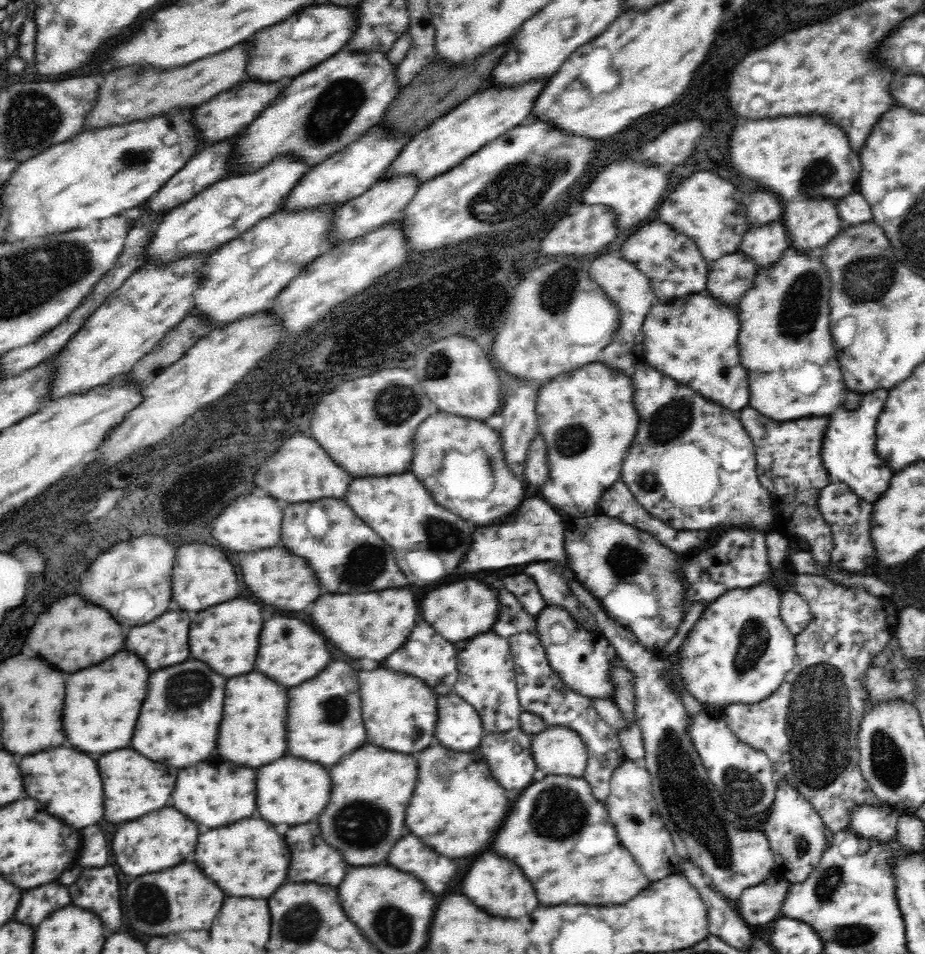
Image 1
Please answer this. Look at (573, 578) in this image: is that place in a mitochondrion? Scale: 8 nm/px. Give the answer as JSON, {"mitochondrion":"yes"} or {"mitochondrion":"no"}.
{"mitochondrion":"no"}

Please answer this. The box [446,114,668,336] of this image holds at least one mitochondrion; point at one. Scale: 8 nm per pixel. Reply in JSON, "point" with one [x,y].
{"point":[514,187]}

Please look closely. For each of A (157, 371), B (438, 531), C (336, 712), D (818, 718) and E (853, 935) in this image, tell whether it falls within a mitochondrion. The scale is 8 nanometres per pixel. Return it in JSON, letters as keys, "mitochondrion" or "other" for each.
{"A":"other","B":"mitochondrion","C":"mitochondrion","D":"mitochondrion","E":"mitochondrion"}

